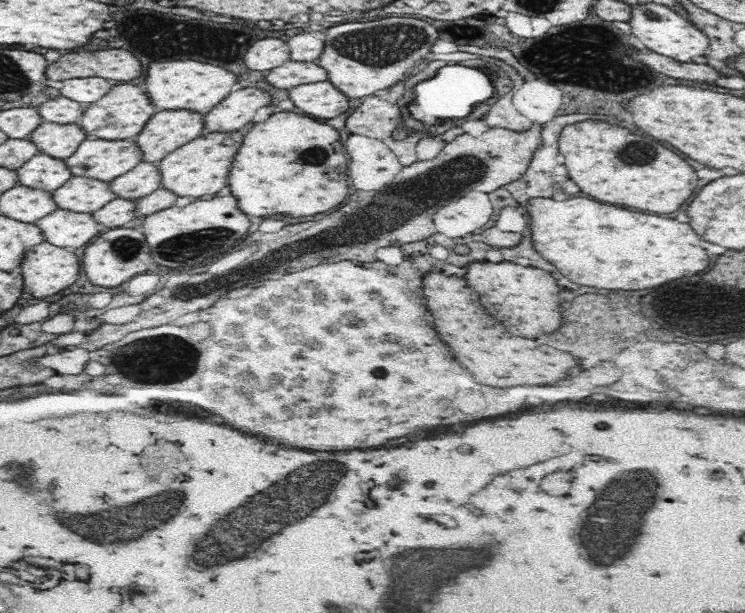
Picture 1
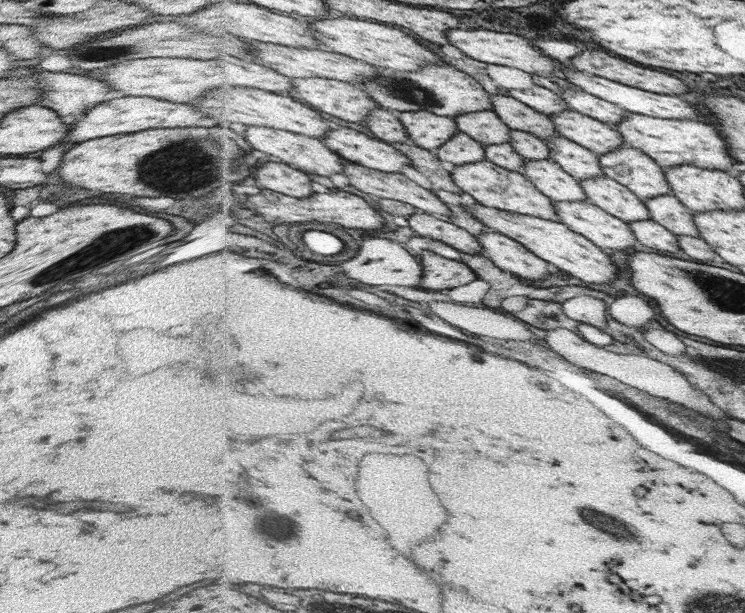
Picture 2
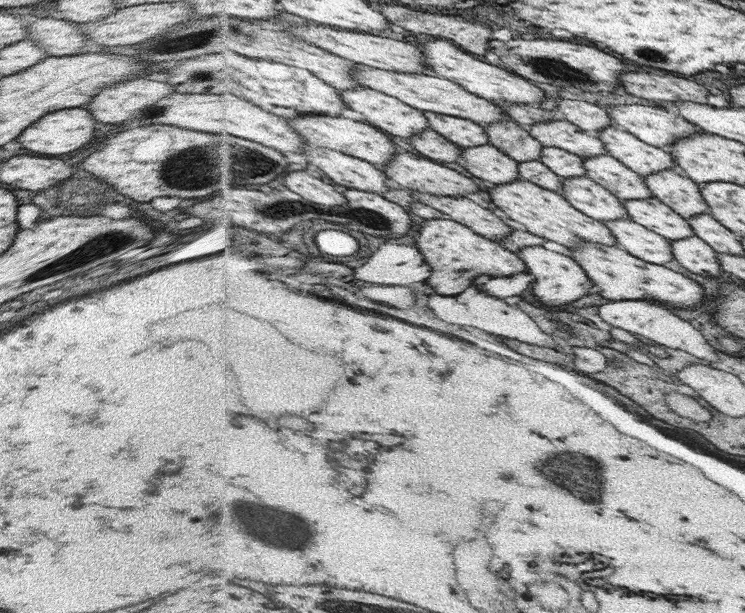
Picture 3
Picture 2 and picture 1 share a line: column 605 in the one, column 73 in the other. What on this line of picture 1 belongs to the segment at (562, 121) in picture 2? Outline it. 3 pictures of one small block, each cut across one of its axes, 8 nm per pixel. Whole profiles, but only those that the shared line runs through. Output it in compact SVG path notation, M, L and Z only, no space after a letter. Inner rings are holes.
M44 121L27 138L36 144L38 152L66 159L87 139L87 133L76 123Z

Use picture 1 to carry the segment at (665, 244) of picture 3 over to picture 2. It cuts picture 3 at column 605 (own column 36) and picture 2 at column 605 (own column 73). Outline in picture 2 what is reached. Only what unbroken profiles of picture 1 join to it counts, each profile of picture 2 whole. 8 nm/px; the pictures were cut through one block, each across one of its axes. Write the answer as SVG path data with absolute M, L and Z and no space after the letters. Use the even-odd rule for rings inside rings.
M588 201L555 202L561 224L588 237L603 250L632 250L639 244L627 221Z

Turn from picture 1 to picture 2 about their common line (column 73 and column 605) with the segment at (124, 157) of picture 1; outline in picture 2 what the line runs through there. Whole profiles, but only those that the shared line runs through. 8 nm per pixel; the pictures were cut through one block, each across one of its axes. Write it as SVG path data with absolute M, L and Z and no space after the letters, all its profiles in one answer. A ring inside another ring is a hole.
M623 145L618 150L599 155L599 162L604 176L627 185L643 201L664 194L673 195L664 168L644 151Z

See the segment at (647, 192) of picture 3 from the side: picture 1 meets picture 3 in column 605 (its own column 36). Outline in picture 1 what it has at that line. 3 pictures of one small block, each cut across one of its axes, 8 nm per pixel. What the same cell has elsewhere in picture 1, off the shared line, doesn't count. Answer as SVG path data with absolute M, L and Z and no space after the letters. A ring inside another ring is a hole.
M38 153L17 169L18 184L55 192L72 178L64 158Z

